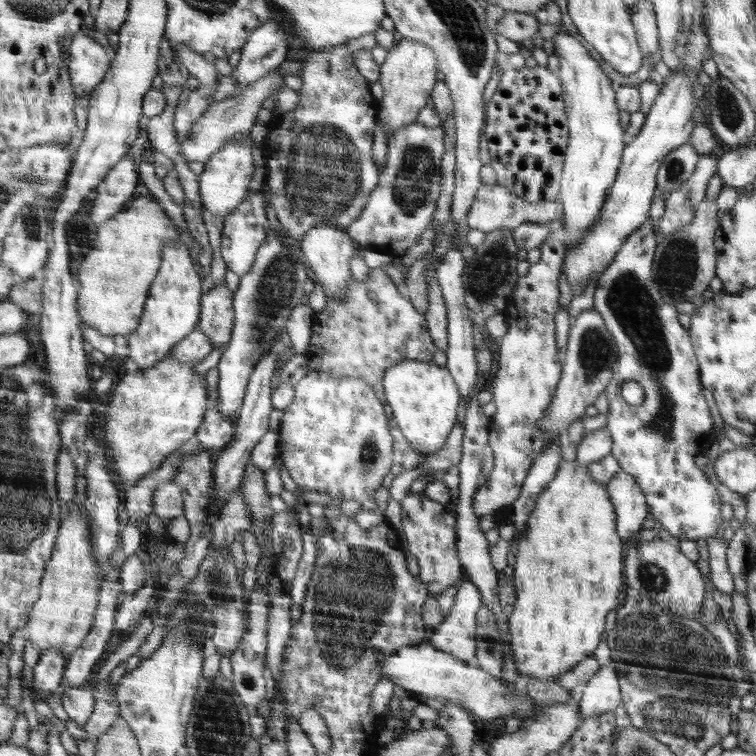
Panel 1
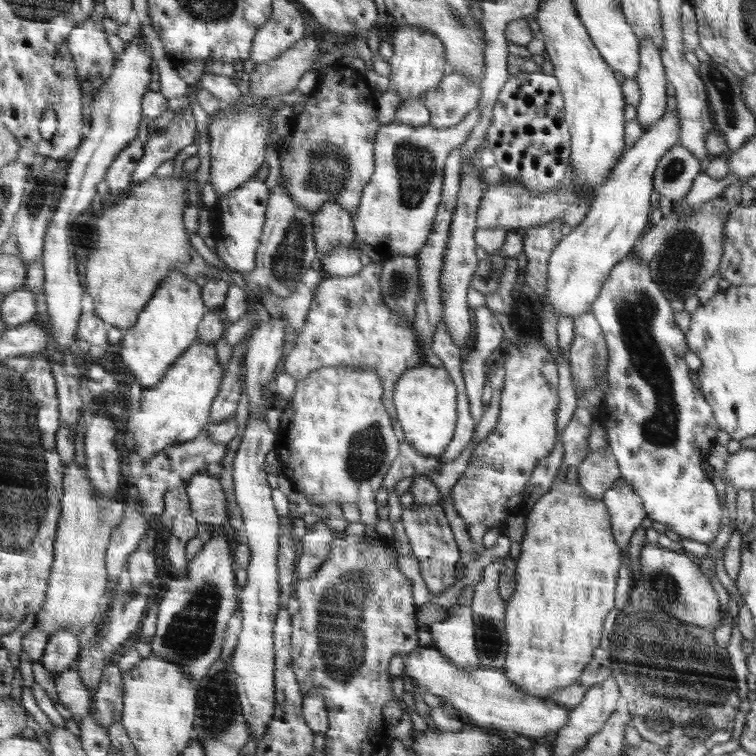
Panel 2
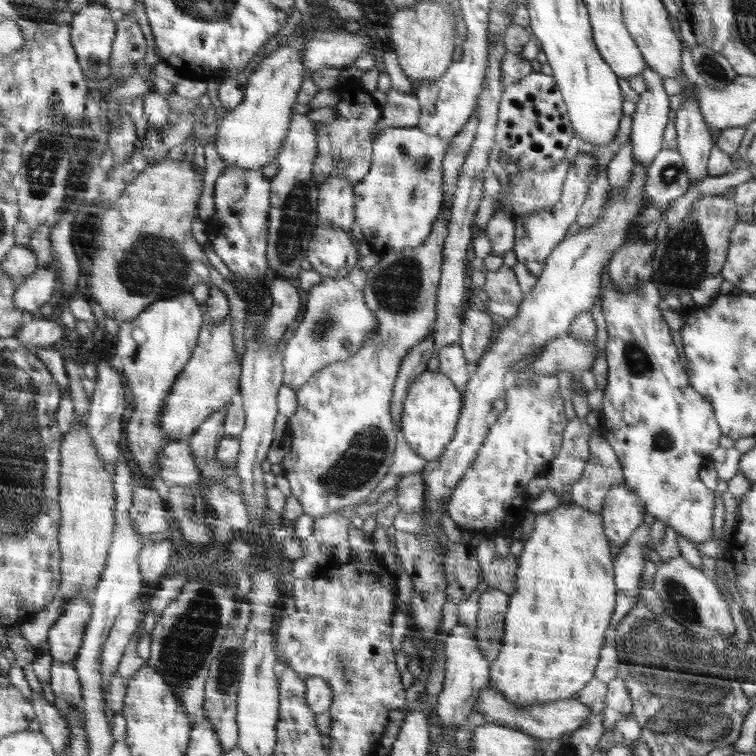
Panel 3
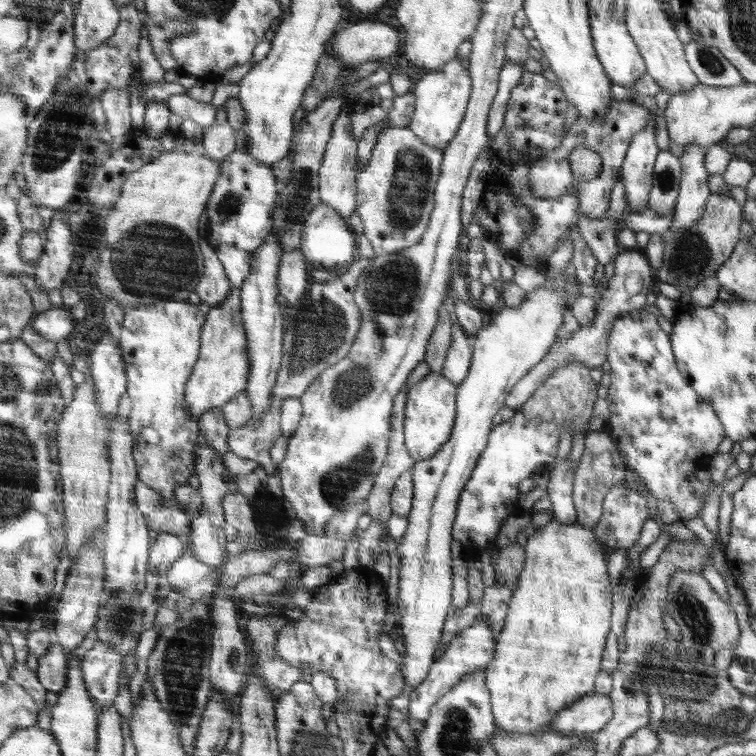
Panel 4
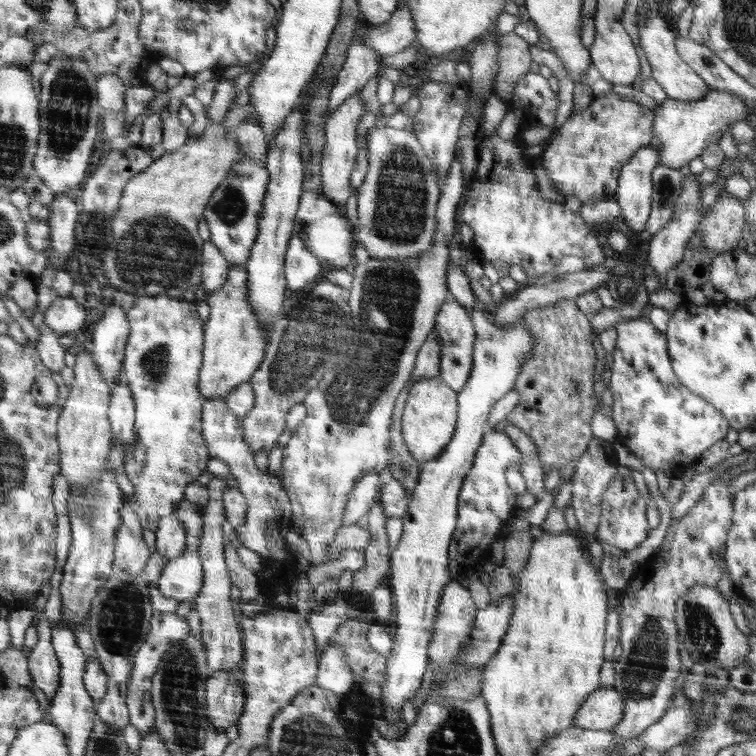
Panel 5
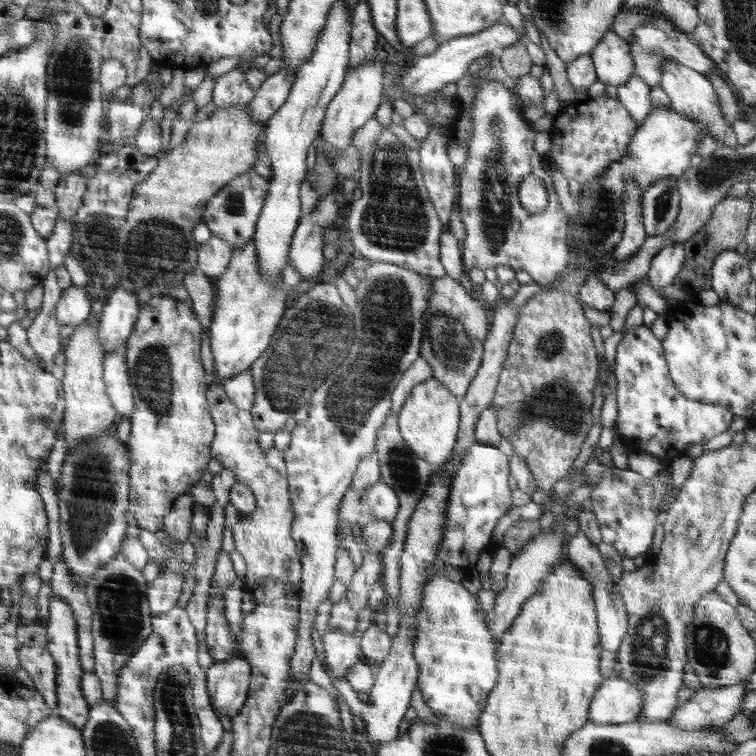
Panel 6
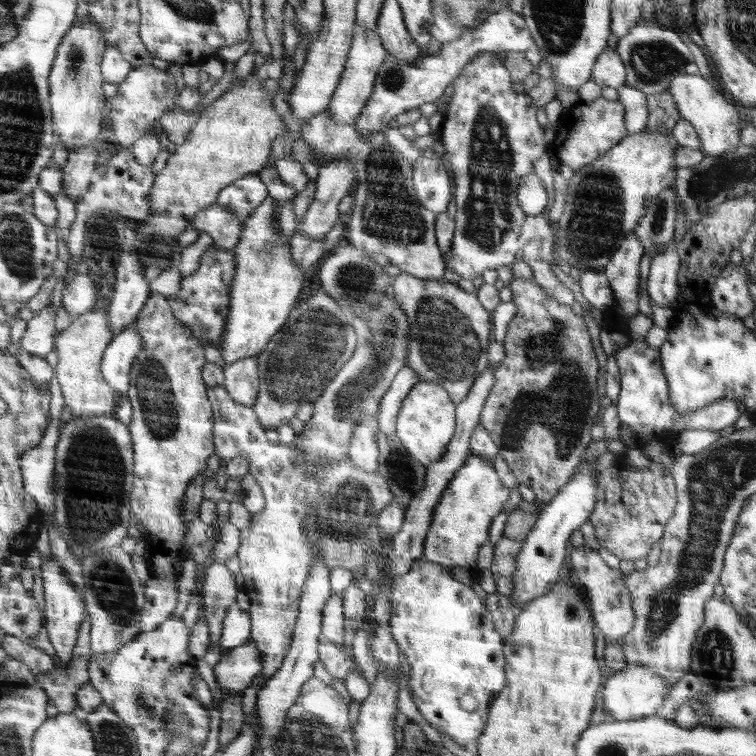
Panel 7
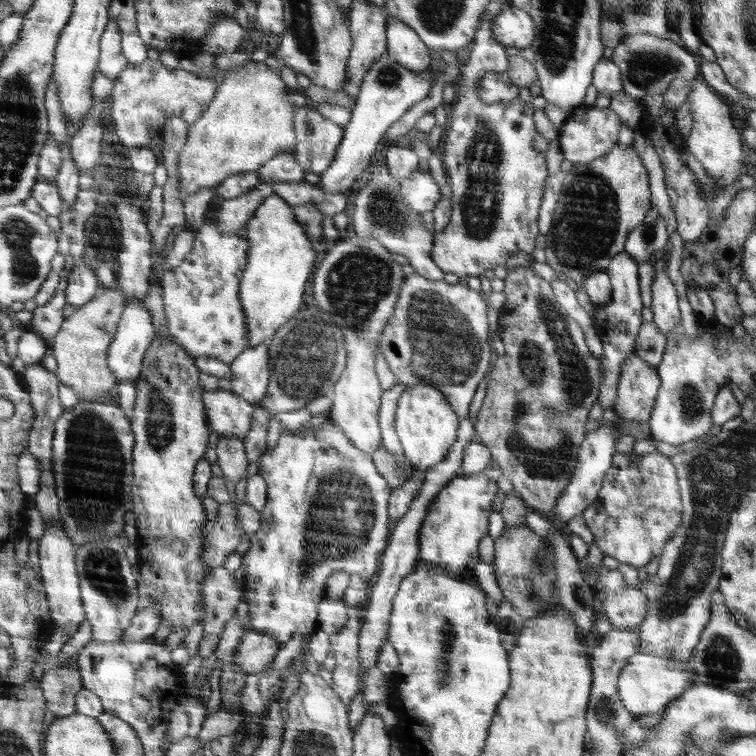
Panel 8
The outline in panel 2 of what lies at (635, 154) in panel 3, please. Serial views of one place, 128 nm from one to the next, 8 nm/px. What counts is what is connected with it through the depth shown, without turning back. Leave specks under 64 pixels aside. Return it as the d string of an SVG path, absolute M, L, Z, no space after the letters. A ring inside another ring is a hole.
M649 38L641 40L640 46L642 68L635 80L639 85L641 101L636 106L636 118L639 127L646 132L667 110L666 78L660 49L656 48Z

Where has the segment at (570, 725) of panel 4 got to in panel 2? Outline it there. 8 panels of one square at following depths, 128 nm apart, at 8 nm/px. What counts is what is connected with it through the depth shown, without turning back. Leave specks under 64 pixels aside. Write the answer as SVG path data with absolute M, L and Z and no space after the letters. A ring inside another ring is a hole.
M428 646L404 655L403 664L404 672L412 678L415 686L446 699L476 727L519 733L527 738L534 738L557 734L569 721L570 712L562 705L518 690L501 668L480 664L477 668L462 670L438 649Z

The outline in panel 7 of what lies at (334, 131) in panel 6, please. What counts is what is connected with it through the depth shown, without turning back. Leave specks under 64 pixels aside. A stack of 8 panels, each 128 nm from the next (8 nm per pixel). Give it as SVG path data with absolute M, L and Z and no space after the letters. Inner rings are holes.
M362 27L355 29L342 80L331 98L330 109L327 110L330 118L340 124L354 124L356 117L359 117L360 113L363 114L364 105L367 105L371 94L374 93L379 68L383 65L387 55L387 49L383 46L378 32L364 30Z

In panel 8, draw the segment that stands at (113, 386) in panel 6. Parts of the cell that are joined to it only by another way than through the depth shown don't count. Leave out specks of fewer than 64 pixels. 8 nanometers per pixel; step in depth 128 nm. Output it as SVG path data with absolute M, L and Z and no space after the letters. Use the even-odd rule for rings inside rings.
M130 300L111 343L107 363L116 378L135 380L141 373L142 360L155 336L151 315L141 300Z

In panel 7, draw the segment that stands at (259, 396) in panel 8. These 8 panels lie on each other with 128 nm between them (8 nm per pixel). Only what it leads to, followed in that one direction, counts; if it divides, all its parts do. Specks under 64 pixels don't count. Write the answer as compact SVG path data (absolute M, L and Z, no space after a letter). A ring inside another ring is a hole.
M242 358L242 360L223 367L225 381L223 387L232 400L251 407L259 393L258 358Z

